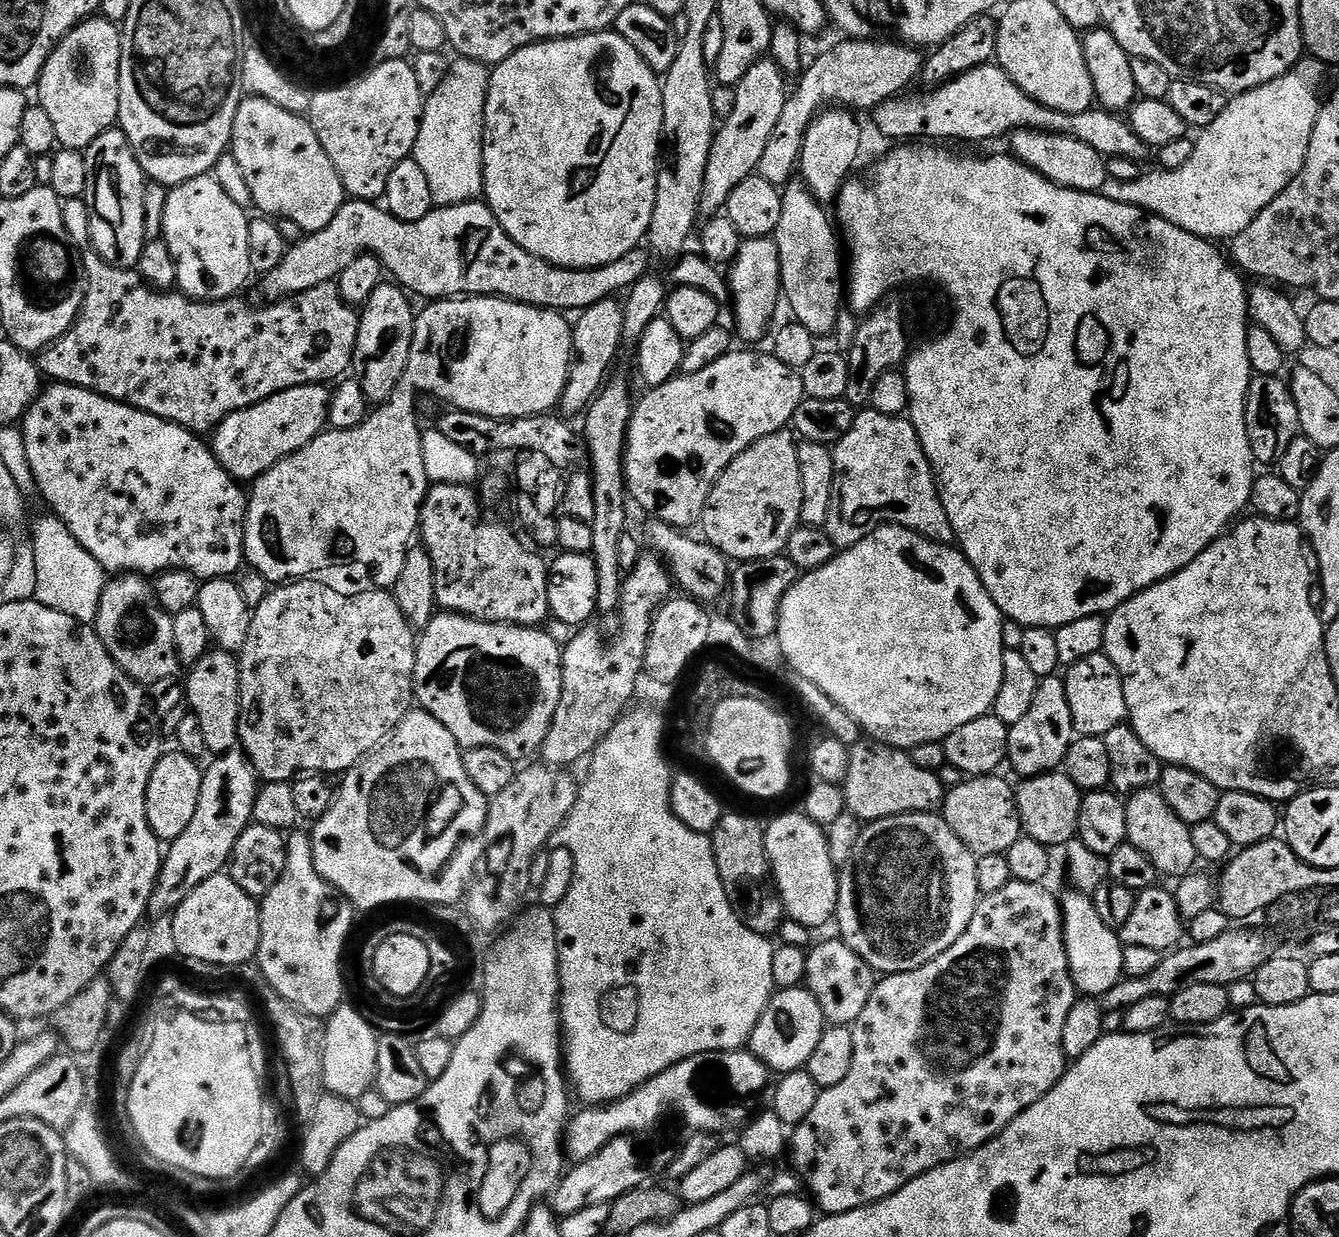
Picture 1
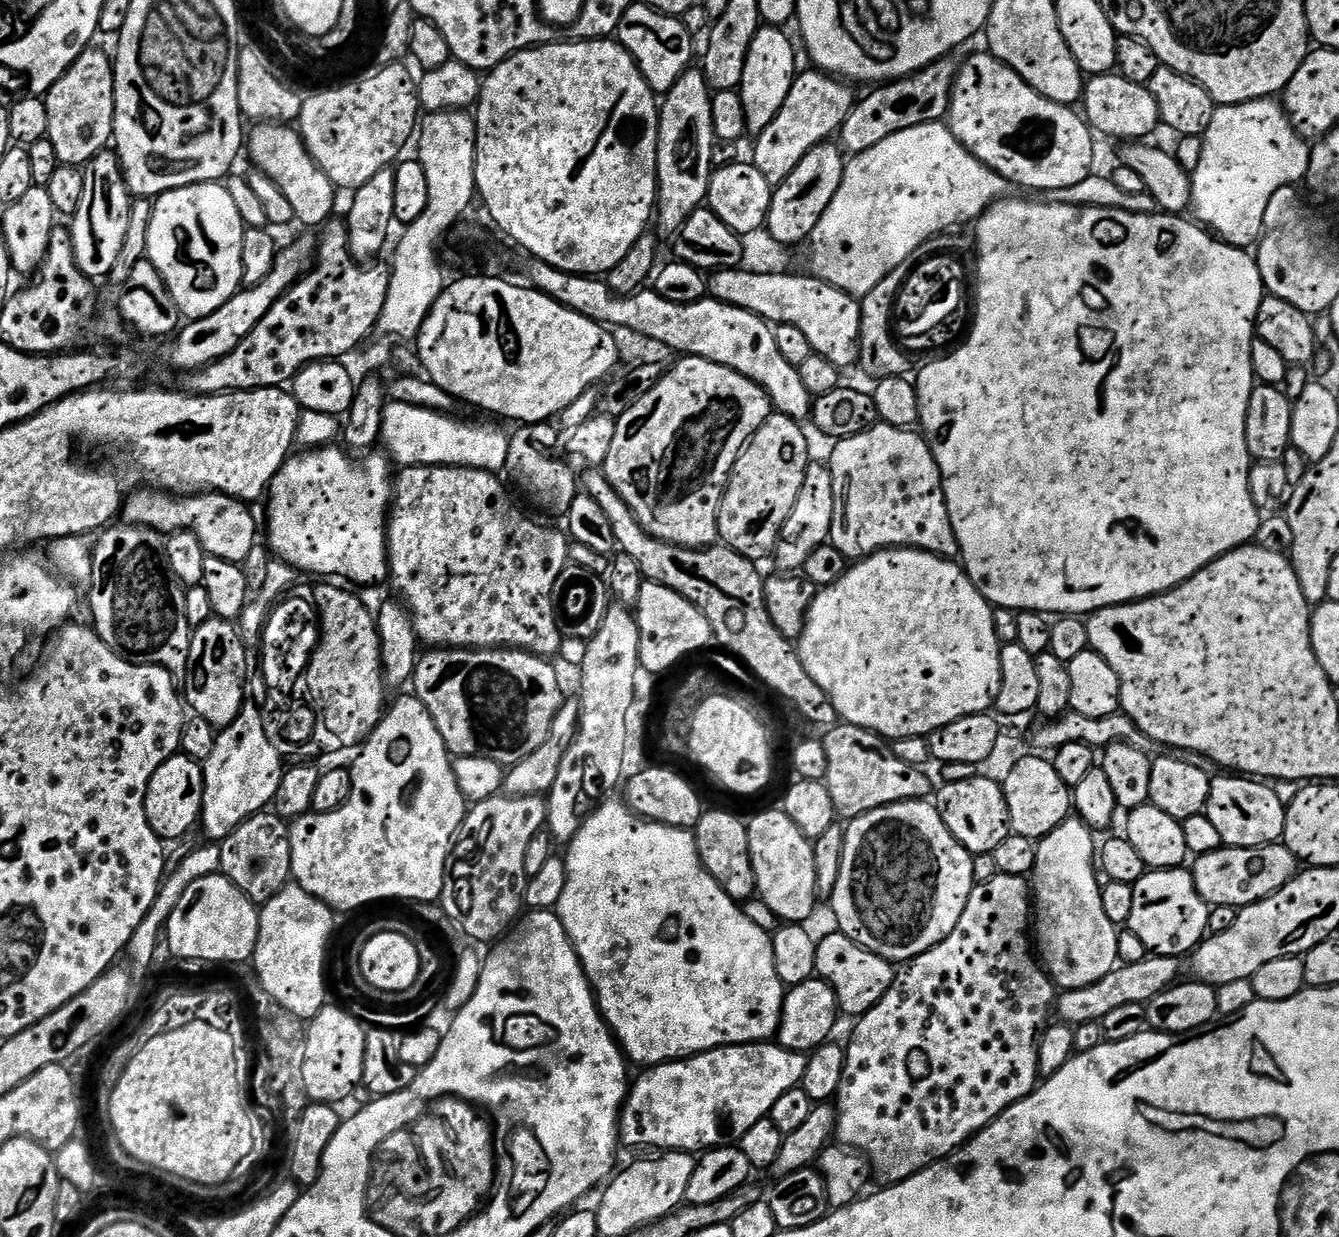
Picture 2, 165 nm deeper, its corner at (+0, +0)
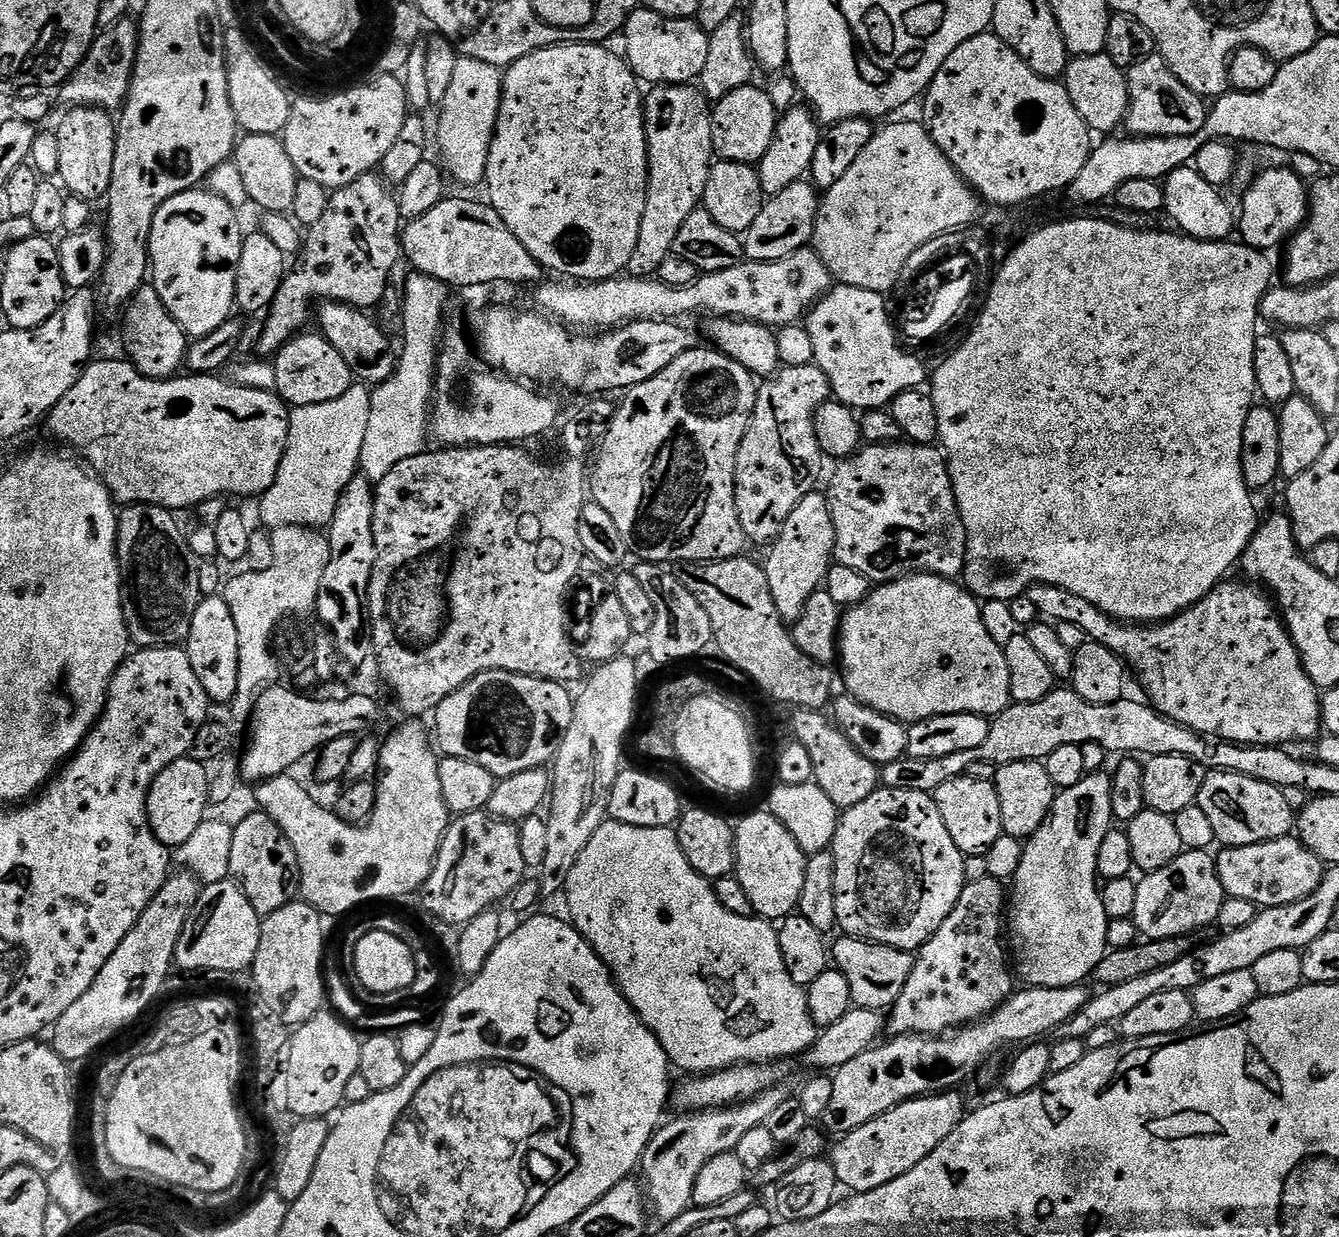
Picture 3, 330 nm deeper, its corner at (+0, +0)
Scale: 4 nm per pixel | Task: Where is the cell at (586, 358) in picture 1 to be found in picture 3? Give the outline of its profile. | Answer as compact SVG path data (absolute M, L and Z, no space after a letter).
M661 84L651 89L652 93L644 96L644 125L646 126L646 134L648 135L648 189L646 190L646 210L642 210L642 227L638 229L638 246L634 246L634 254L630 254L630 262L626 269L627 275L632 278L652 278L657 275L662 266L662 262L666 262L668 256L673 255L672 247L678 238L678 230L682 230L686 218L690 218L690 214L695 208L701 207L704 191L706 190L706 182L708 175L714 163L714 153L712 150L712 110L713 105L707 96L700 91L699 87L692 84Z

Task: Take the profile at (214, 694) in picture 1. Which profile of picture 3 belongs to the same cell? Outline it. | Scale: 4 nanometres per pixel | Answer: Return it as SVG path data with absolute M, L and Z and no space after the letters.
M217 594L205 596L201 599L198 610L194 610L194 622L190 622L190 634L186 641L186 651L190 658L190 666L194 666L194 674L198 676L198 682L202 684L202 690L208 695L209 701L227 705L234 698L234 694L238 690L238 626L234 626L234 614L230 614L230 606L224 601L223 595Z

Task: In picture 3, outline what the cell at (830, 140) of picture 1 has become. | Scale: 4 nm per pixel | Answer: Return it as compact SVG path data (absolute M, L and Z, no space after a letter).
M807 179L794 182L794 186L786 186L782 194L771 197L758 214L754 226L743 233L744 255L749 261L781 260L793 256L802 248L809 247L816 229L816 219L820 209L821 193L815 184Z

